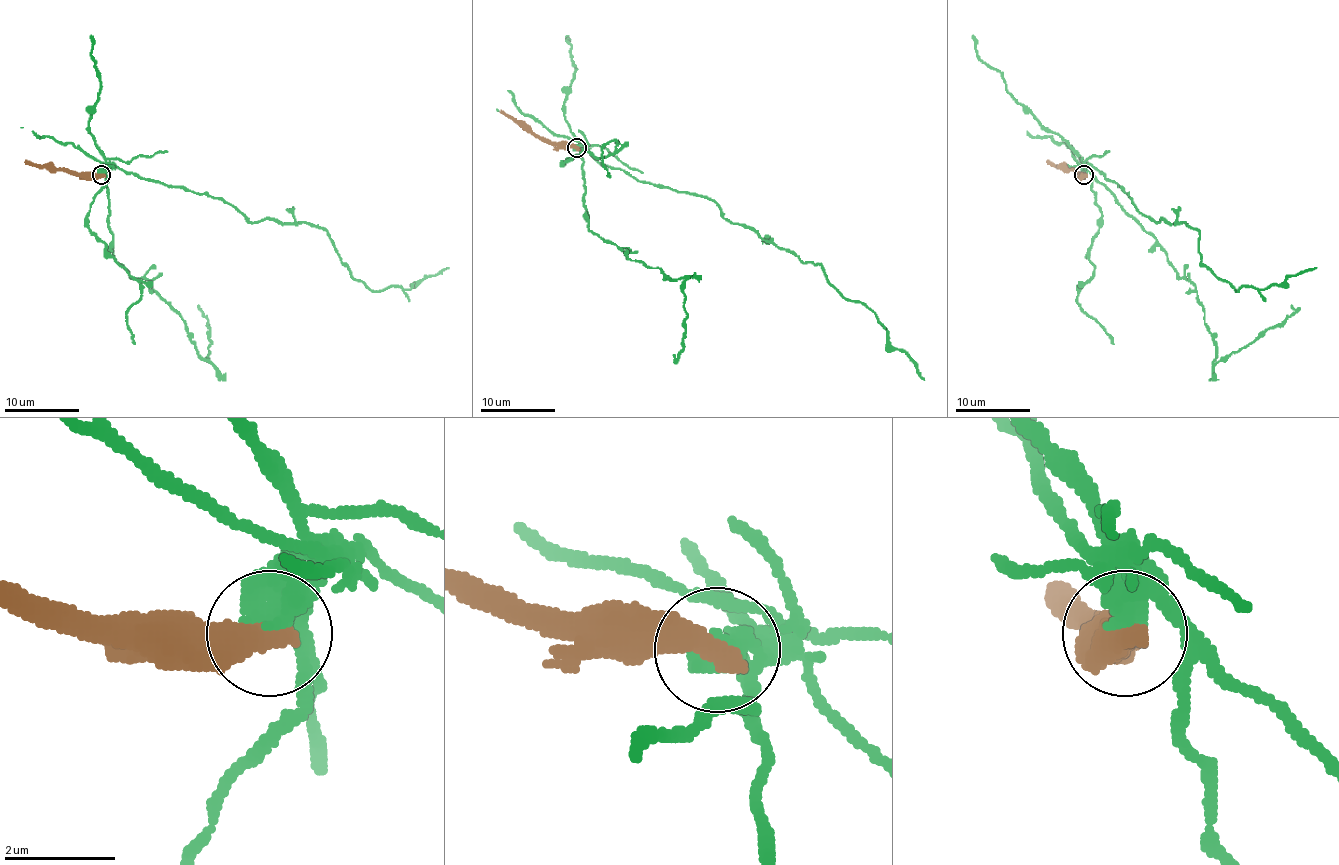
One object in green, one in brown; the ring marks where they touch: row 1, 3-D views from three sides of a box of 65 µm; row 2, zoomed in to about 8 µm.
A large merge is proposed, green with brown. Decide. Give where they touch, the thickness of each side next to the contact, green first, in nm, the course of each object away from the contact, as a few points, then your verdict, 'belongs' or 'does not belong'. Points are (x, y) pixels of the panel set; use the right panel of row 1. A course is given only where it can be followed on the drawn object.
at (1084, 175); 500 nm thick on the green side, 550 nm on the other; green runs (1083, 173), (1089, 164), (1156, 222), (1186, 224), (1199, 233), (1201, 263), (1236, 291), (1266, 289), (1317, 267); brown runs (1083, 175), (1078, 170), (1057, 168), (1046, 160); does not belong

